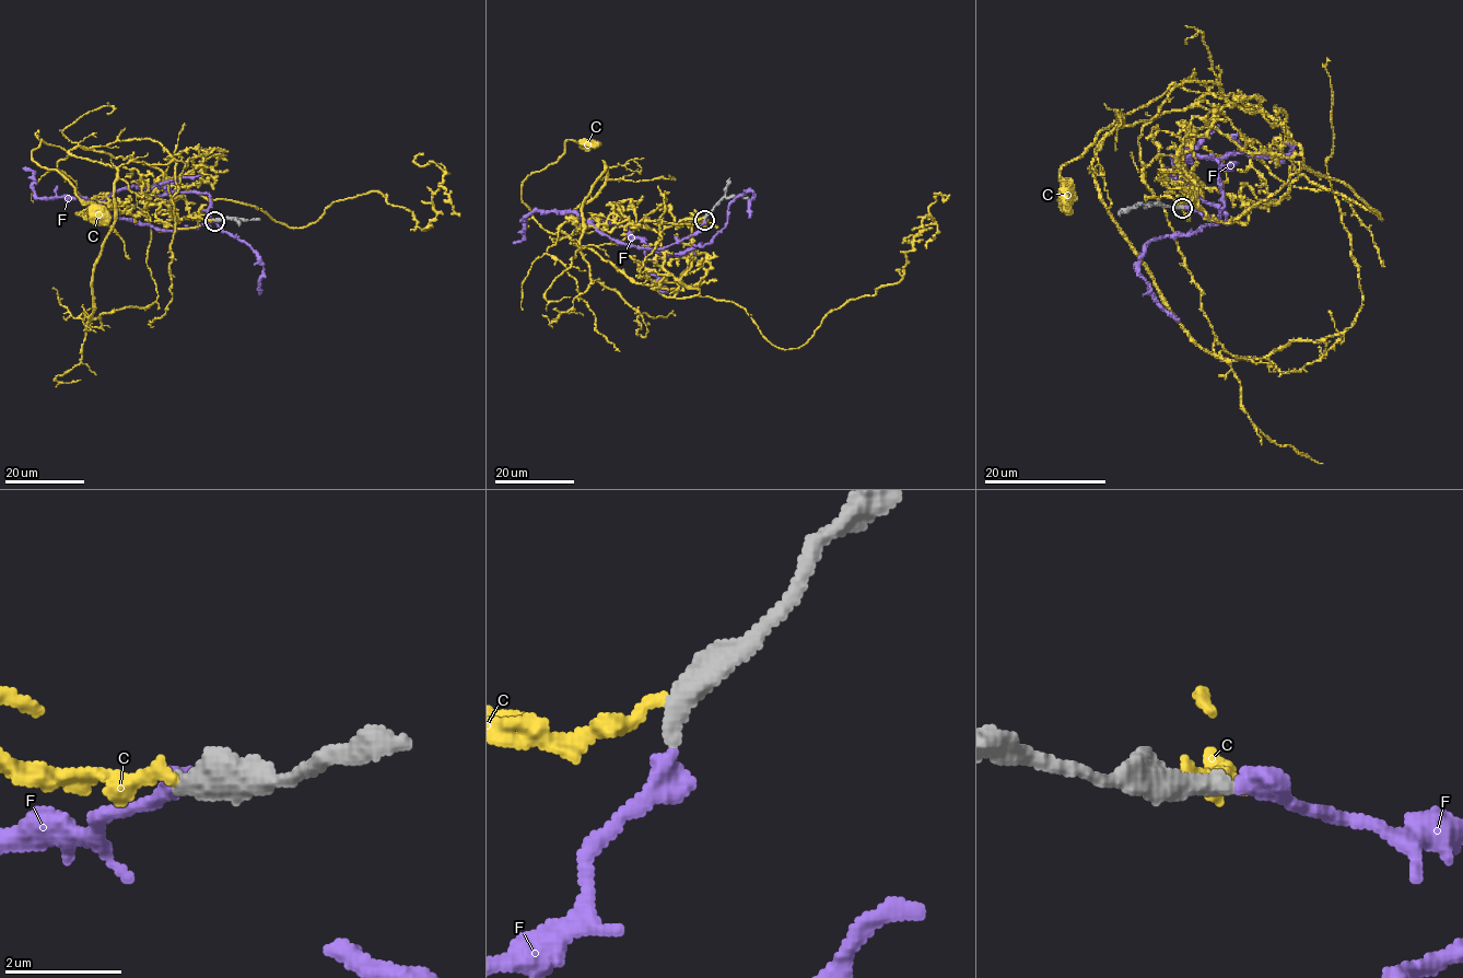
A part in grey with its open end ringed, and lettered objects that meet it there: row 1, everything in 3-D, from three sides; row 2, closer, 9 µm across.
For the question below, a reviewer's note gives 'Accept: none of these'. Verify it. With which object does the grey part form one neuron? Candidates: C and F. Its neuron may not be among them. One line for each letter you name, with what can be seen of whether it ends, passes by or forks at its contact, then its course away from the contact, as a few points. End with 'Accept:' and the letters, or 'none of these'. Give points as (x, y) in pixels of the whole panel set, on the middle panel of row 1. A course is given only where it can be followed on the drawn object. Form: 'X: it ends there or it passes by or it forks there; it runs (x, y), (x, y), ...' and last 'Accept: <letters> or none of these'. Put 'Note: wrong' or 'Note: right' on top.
Note: wrong
F: it ends there; it runs (704, 220), (662, 248), (619, 243), (590, 222), (683, 254), (714, 239), (746, 191), (750, 218)
Accept: F

